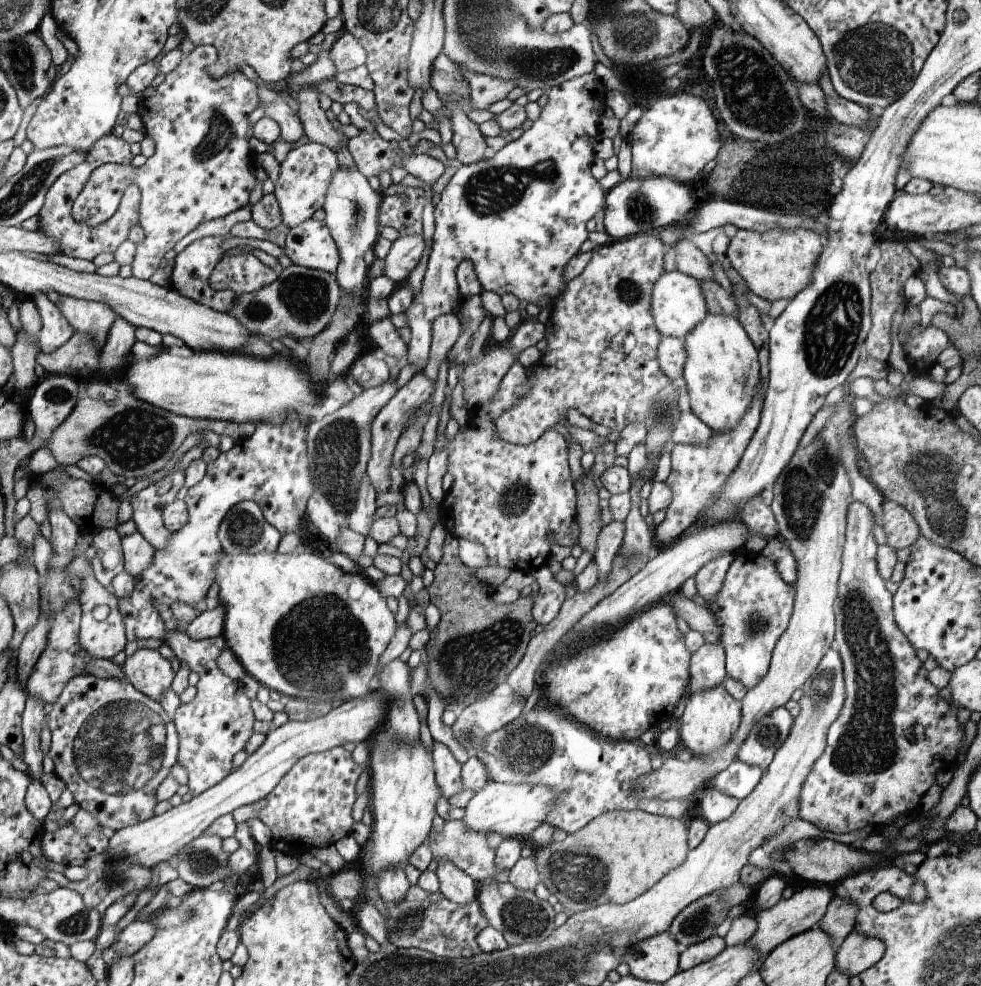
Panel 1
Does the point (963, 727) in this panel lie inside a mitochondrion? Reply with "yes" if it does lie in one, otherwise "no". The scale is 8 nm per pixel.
no

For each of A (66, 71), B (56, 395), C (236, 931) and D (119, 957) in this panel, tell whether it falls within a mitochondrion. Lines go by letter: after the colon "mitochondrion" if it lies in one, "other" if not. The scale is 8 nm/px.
A: other
B: mitochondrion
C: other
D: other

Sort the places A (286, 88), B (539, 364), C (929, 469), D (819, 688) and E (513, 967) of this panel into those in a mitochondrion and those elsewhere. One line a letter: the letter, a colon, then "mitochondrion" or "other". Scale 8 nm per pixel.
A: other
B: other
C: mitochondrion
D: mitochondrion
E: mitochondrion

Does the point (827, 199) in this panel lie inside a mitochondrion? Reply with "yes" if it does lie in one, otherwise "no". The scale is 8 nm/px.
no

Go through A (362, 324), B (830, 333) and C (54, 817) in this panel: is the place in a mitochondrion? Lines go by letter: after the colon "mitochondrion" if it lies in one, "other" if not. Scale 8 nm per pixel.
A: other
B: mitochondrion
C: other

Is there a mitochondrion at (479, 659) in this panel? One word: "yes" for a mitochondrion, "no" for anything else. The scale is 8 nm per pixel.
yes

